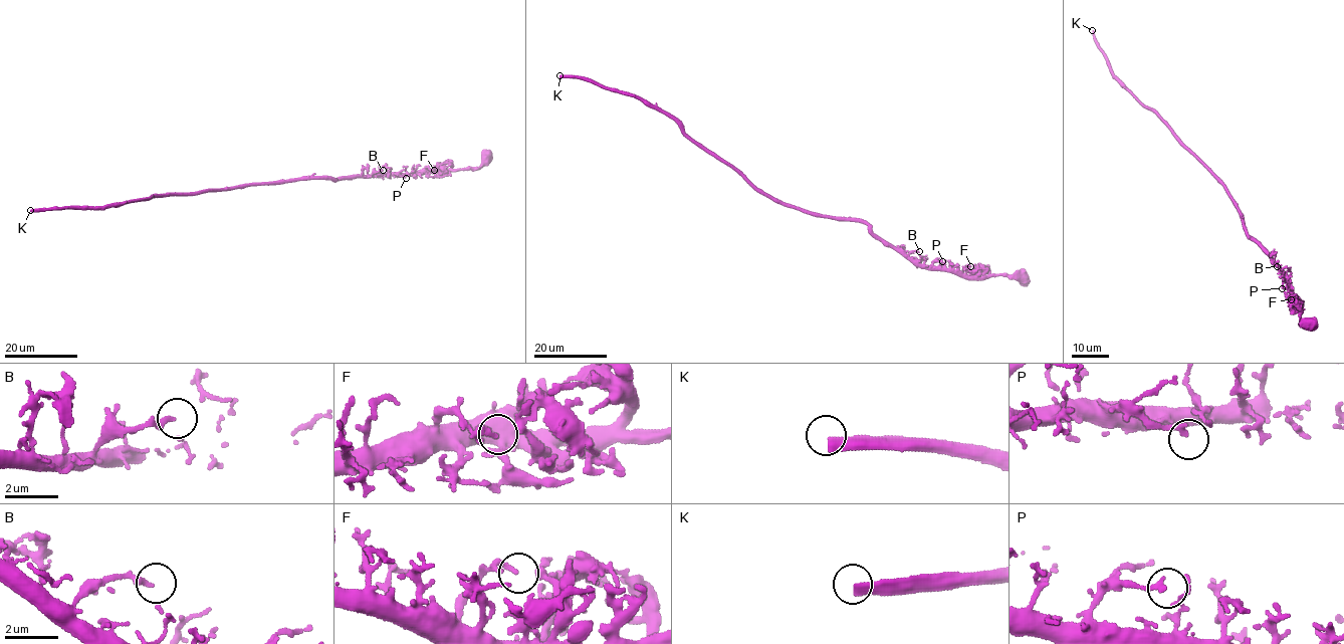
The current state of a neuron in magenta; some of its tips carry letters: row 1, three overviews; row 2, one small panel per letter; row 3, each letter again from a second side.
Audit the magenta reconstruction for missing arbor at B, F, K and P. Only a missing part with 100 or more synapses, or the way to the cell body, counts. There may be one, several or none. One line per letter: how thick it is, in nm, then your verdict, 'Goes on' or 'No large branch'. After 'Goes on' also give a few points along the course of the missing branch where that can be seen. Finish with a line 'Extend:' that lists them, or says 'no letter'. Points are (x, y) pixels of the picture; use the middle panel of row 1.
B: Thickness 220 nm. No large branch
F: Thickness 190 nm. No large branch
K: Thickness 400 nm. Goes on
P: Thickness 140 nm. No large branch
Extend: K

